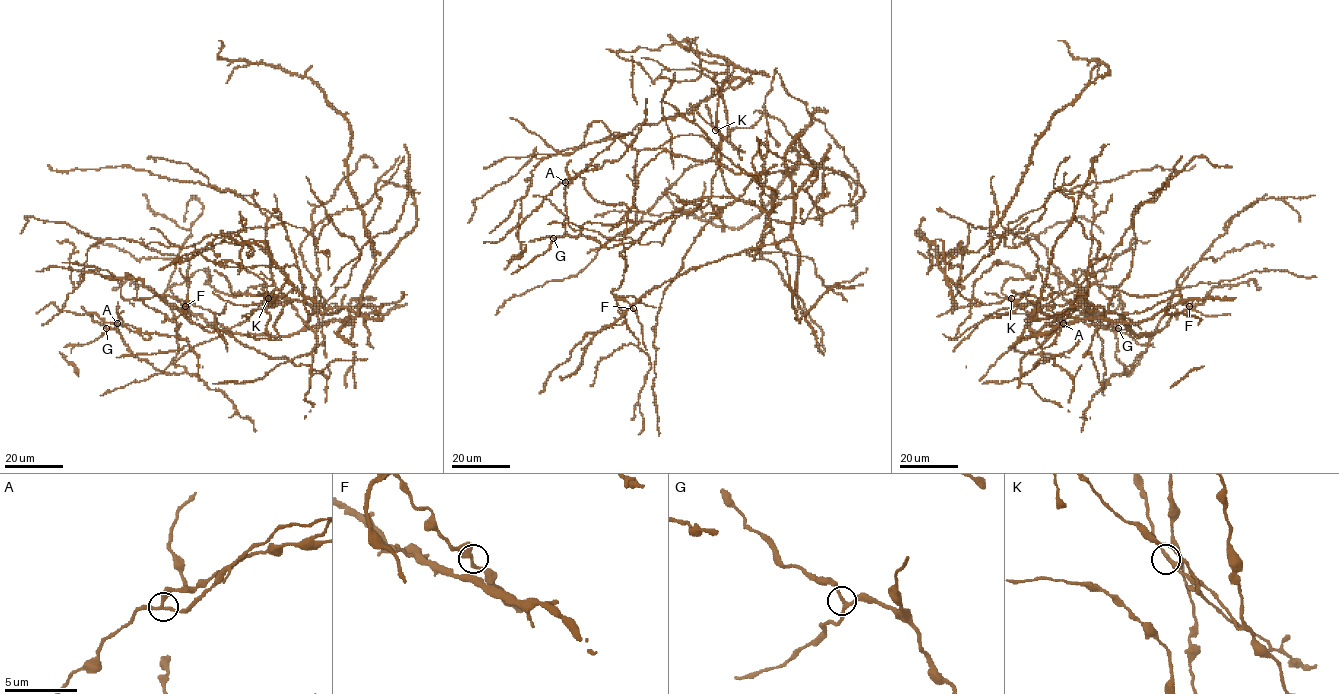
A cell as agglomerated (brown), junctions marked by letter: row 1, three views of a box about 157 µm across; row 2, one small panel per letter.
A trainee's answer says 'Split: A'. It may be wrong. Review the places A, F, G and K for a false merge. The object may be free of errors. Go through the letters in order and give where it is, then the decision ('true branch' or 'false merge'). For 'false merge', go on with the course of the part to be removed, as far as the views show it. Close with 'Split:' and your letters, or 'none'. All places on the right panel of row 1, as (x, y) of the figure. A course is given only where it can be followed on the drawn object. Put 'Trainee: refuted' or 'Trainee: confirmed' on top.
Trainee: confirmed
A: (1063, 323) | false merge | (1063, 323), (1046, 339), (1049, 332)
F: (1189, 306) | true branch
G: (1118, 328) | true branch
K: (1011, 298) | true branch
Split: A

